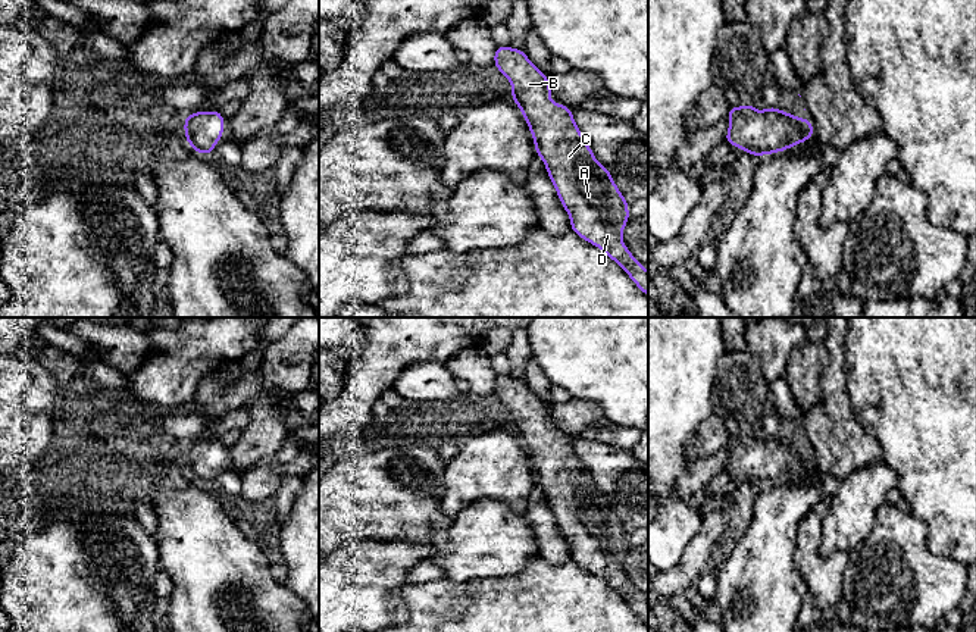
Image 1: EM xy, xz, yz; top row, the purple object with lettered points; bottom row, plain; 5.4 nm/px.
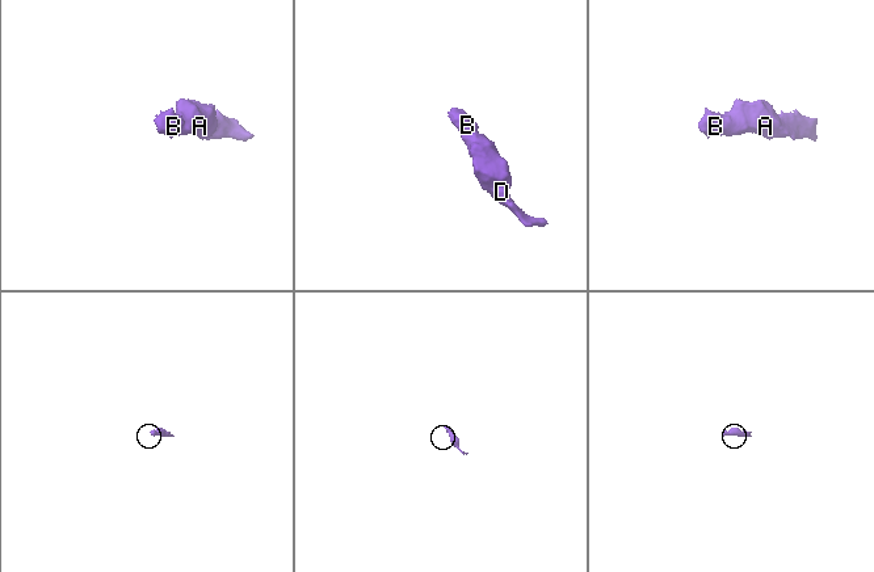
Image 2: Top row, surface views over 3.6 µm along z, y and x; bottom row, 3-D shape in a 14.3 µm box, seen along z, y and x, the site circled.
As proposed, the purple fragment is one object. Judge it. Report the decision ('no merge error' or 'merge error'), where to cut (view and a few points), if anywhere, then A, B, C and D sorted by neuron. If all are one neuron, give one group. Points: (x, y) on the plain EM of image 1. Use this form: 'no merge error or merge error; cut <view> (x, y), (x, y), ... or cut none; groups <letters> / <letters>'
no merge error; cut none; groups A B C D

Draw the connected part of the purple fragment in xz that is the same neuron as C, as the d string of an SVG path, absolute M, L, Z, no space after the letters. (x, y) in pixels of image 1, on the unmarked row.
M497 375L494 395L512 413L512 429L519 435L529 456L535 482L542 488L560 532L569 544L572 561L598 576L616 591L648 626L648 600L634 586L622 569L622 561L631 548L629 532L619 520L609 497L597 491L595 484L573 448L573 439L550 429L550 409L528 388L523 379Z

